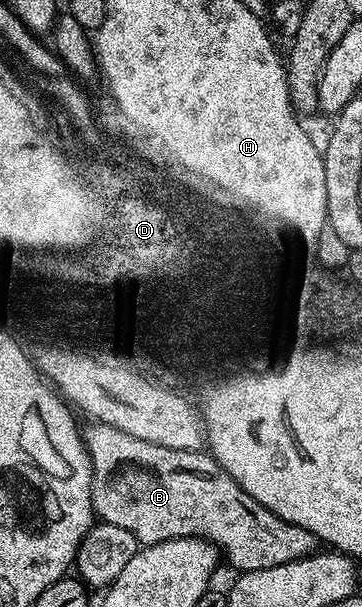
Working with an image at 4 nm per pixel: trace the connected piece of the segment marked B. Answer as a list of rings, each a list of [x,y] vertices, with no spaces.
[[[89,423],[89,426],[84,426],[83,436],[85,439],[85,450],[88,451],[90,459],[93,460],[94,514],[106,525],[127,527],[127,531],[131,531],[131,535],[135,535],[135,539],[142,546],[163,543],[164,541],[179,539],[180,537],[200,537],[202,541],[210,541],[212,545],[218,546],[224,560],[226,557],[237,568],[237,571],[241,573],[259,571],[267,567],[279,567],[283,563],[291,563],[295,559],[303,559],[304,557],[311,556],[312,553],[318,552],[319,542],[317,536],[303,527],[295,527],[295,523],[287,523],[283,519],[279,519],[279,515],[267,511],[267,507],[263,507],[263,503],[255,503],[255,499],[251,499],[251,495],[247,495],[247,491],[243,491],[243,487],[239,487],[239,483],[235,483],[235,479],[231,479],[231,475],[227,475],[222,471],[220,465],[213,460],[208,452],[195,449],[191,451],[175,451],[171,447],[159,447],[155,443],[140,441],[123,431],[119,431],[115,427],[100,423]]]

